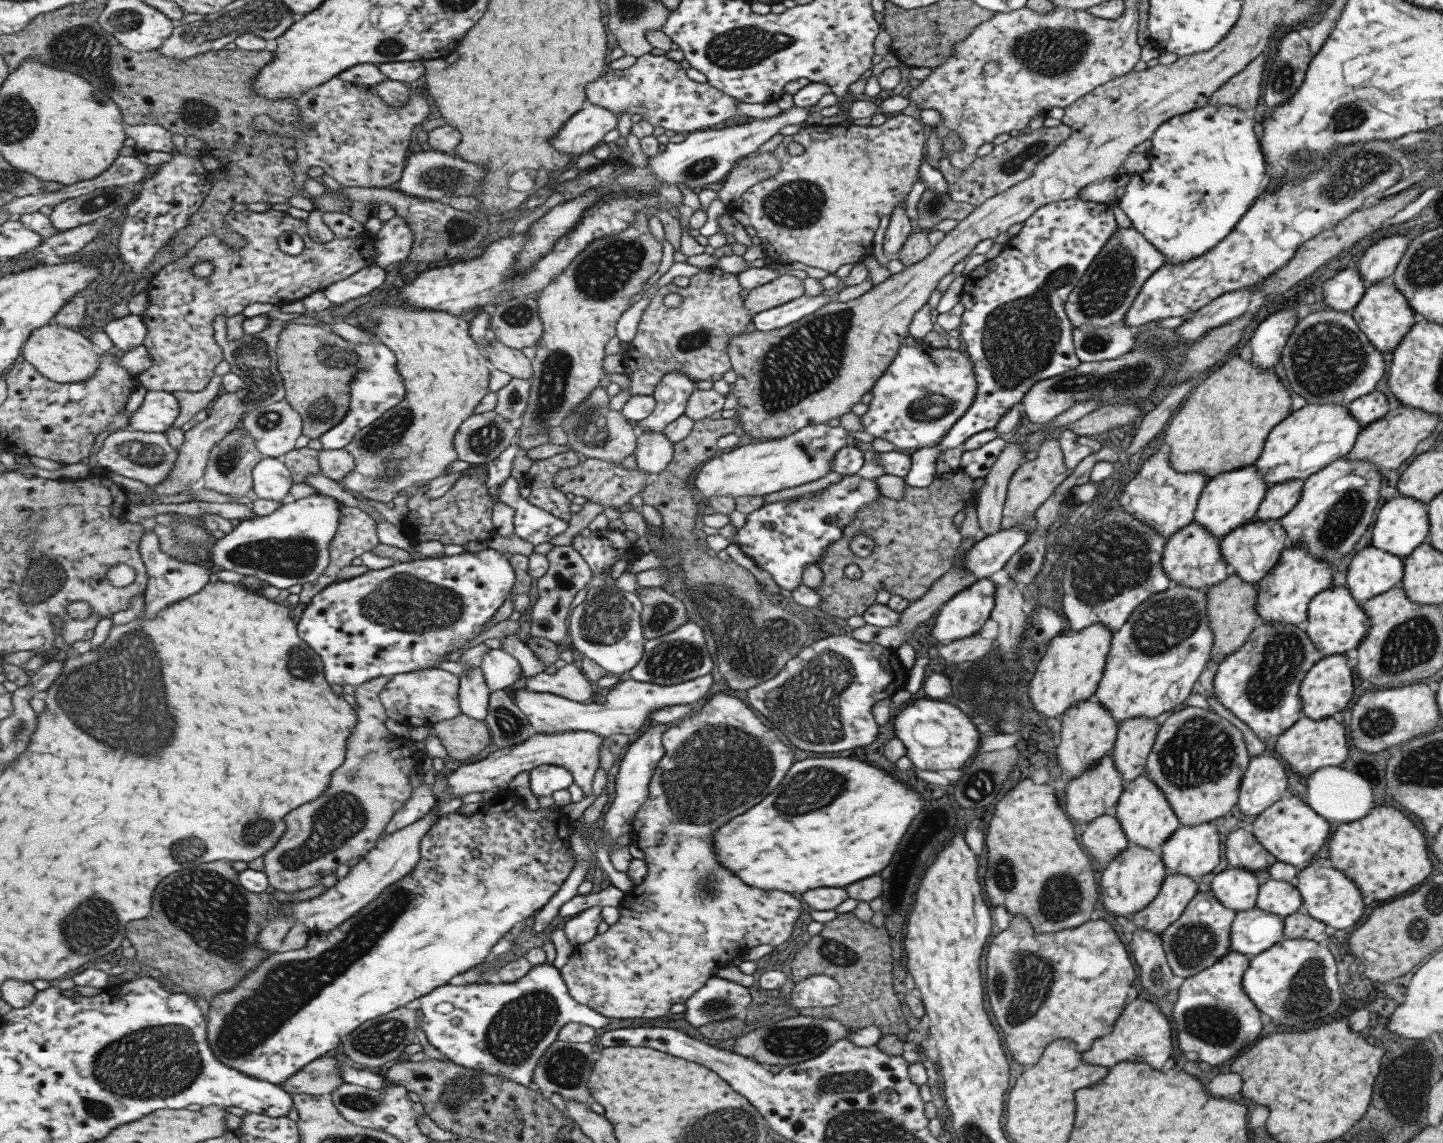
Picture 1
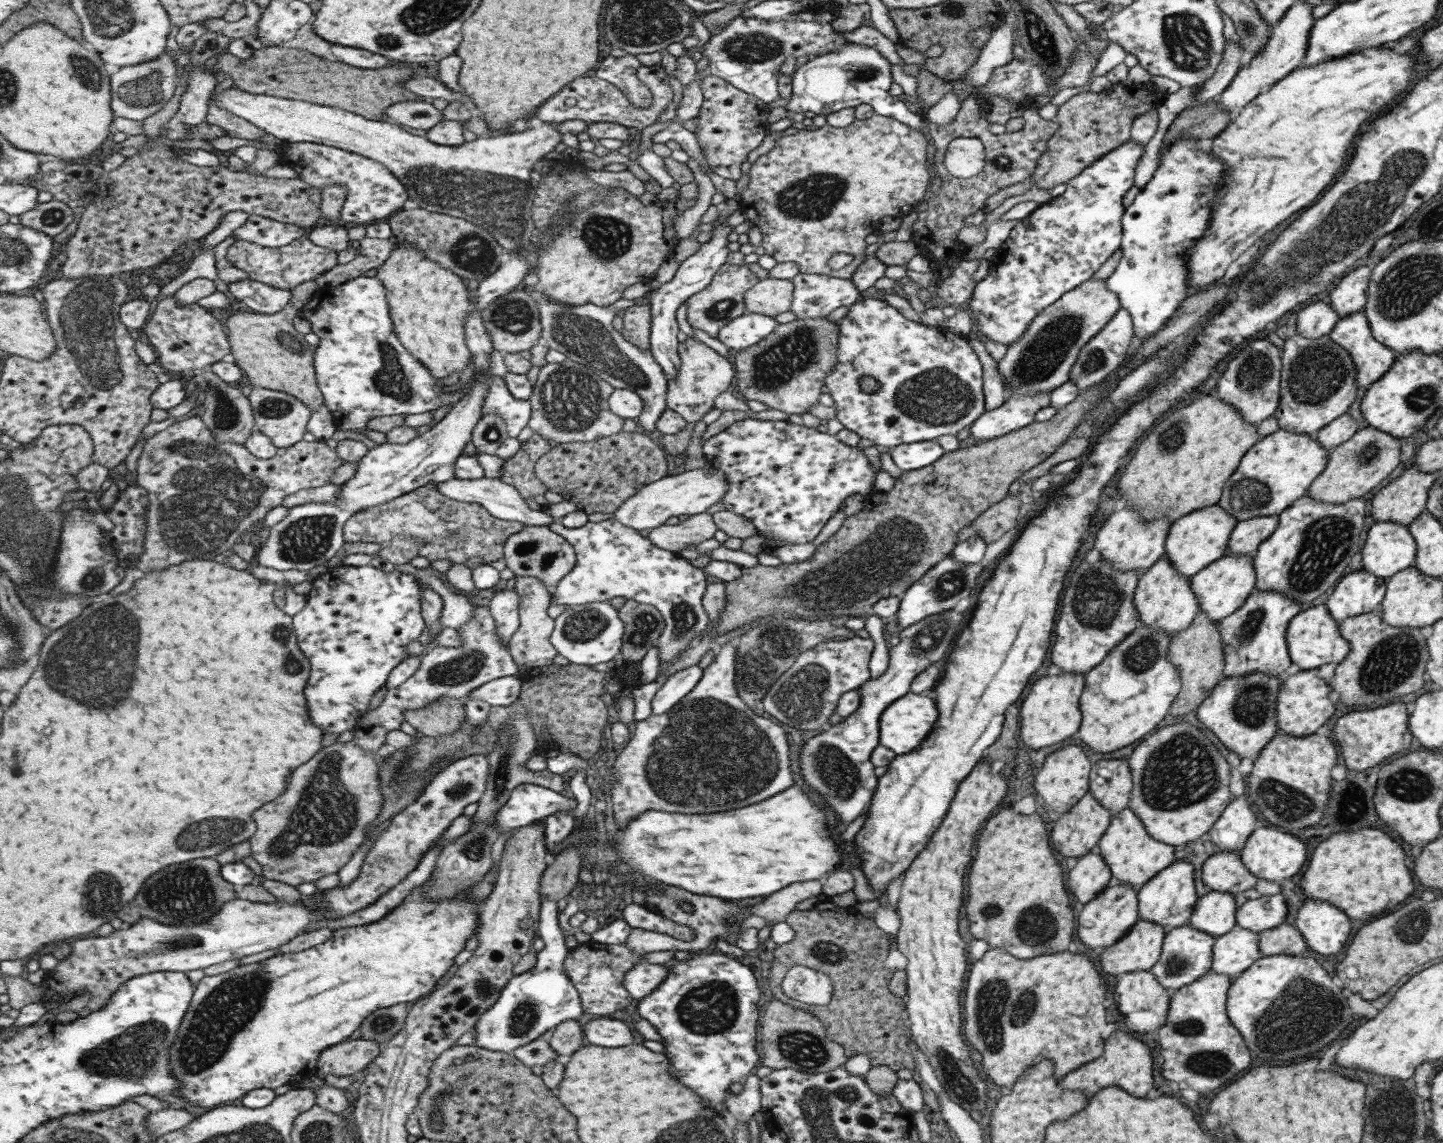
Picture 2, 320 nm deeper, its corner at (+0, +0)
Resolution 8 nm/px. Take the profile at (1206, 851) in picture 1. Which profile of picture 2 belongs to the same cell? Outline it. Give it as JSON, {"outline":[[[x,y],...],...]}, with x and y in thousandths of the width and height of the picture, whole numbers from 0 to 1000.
{"outline":[[[821,751],[813,753],[810,758],[802,763],[793,774],[788,778],[789,804],[793,803],[796,807],[805,810],[807,815],[813,811],[818,810],[823,807],[827,792],[830,787],[827,776],[827,758]]]}

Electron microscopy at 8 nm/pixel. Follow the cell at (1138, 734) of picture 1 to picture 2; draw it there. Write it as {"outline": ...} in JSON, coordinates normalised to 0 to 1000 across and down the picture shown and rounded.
{"outline":[[[769,663],[757,669],[754,683],[754,694],[773,714],[782,705],[784,682],[780,663]]]}

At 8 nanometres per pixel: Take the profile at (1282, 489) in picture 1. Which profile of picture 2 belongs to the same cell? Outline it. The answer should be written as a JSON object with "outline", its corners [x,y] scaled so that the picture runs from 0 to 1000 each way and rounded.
{"outline":[[[885,451],[871,451],[857,456],[850,476],[850,485],[868,485],[885,461]]]}

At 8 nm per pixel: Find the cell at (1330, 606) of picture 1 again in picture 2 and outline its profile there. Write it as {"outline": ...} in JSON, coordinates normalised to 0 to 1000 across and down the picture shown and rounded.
{"outline":[[[918,528],[903,532],[893,544],[891,564],[894,579],[899,581],[902,587],[913,584],[921,579],[929,580],[935,570],[935,563],[928,556],[927,543],[921,539]]]}

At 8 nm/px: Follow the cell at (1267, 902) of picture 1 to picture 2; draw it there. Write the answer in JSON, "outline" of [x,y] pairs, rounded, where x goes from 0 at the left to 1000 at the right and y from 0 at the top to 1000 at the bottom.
{"outline":[[[886,781],[864,787],[856,796],[856,808],[870,817],[889,808],[892,794]]]}

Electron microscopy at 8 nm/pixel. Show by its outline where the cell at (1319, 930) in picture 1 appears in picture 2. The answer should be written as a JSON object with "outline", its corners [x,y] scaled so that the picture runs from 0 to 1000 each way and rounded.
{"outline":[[[888,808],[872,816],[872,830],[875,836],[900,836],[905,829],[905,824],[897,809]]]}

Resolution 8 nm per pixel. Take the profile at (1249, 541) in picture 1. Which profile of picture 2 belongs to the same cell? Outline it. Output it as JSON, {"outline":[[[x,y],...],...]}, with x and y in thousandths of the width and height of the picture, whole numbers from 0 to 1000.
{"outline":[[[850,485],[842,490],[834,499],[825,506],[824,513],[828,521],[830,534],[834,535],[838,542],[846,544],[856,535],[861,526],[868,518],[870,501],[868,501],[868,485]]]}

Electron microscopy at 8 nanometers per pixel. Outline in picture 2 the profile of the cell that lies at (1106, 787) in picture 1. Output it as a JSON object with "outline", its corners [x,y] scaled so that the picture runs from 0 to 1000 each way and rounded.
{"outline":[[[751,695],[741,710],[729,720],[728,741],[737,751],[748,751],[761,738],[769,716],[769,710],[757,695]]]}

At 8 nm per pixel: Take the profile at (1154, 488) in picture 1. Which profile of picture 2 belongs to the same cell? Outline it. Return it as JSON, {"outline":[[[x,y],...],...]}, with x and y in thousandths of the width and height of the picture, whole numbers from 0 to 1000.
{"outline":[[[779,443],[778,446],[766,454],[760,465],[757,479],[762,484],[763,491],[769,493],[773,500],[788,500],[791,504],[807,486],[807,474],[810,460],[812,456],[807,452],[793,456],[792,450],[789,451],[789,447]]]}

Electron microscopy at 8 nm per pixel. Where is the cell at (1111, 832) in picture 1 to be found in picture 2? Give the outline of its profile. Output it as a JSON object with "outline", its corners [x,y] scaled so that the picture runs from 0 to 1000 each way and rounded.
{"outline":[[[754,745],[746,751],[746,757],[740,762],[739,779],[745,789],[752,791],[759,786],[769,772],[769,759],[762,747]]]}

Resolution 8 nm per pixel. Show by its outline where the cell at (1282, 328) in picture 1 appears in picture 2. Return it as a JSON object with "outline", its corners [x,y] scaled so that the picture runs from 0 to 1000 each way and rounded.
{"outline":[[[868,297],[856,309],[842,336],[843,348],[851,352],[863,369],[872,372],[883,362],[887,347],[887,313],[879,297]]]}

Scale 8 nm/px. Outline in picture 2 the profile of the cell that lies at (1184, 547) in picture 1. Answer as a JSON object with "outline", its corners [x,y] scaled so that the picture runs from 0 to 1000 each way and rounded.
{"outline":[[[806,486],[799,493],[796,498],[788,507],[784,528],[788,535],[790,546],[800,552],[805,552],[810,557],[821,551],[824,545],[831,536],[828,521],[826,519],[824,508],[825,505],[820,505],[813,498],[813,493]]]}

